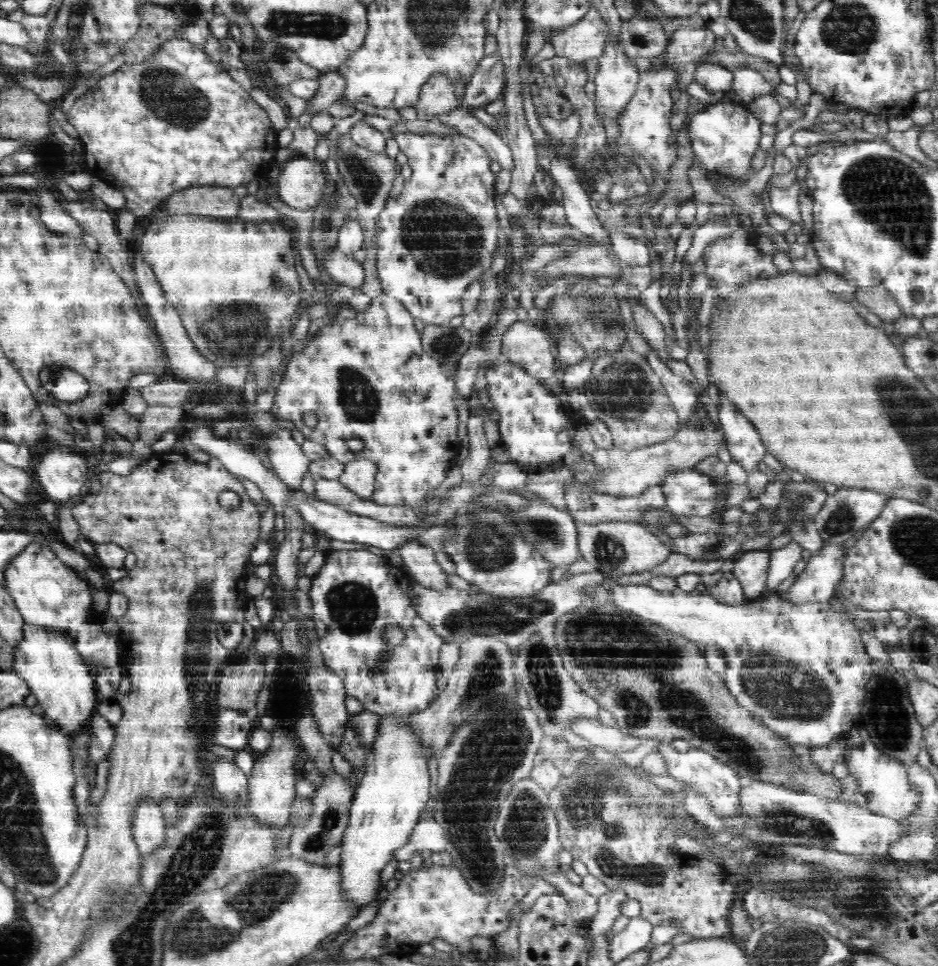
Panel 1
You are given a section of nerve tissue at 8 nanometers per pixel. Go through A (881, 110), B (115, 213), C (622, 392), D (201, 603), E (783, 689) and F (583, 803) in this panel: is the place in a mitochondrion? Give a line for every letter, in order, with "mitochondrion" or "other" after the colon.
A: other
B: other
C: mitochondrion
D: mitochondrion
E: mitochondrion
F: mitochondrion

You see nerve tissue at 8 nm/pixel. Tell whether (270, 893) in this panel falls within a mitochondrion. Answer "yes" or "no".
yes

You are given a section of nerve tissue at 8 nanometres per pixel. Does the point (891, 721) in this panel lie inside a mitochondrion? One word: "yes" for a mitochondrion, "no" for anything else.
yes

